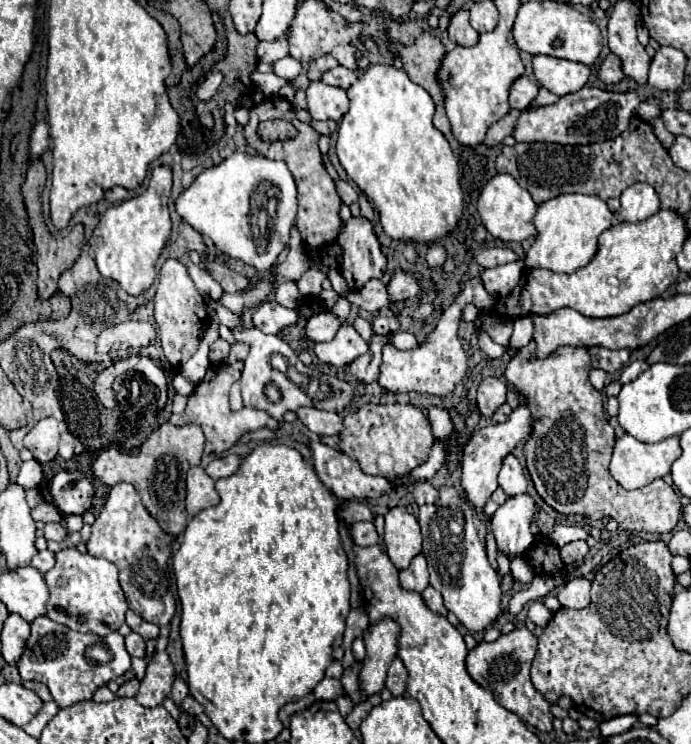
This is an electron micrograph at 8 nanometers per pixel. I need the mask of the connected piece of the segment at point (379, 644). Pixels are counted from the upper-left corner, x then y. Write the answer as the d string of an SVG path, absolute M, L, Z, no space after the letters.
M388 618L380 620L374 626L368 626L368 630L364 632L368 654L362 660L362 668L358 674L362 694L372 696L384 688L386 672L398 652L398 632L398 624Z

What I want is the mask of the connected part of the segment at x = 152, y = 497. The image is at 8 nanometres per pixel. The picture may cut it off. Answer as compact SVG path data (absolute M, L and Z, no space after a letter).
M164 422L156 432L148 436L148 440L140 446L136 456L120 452L116 446L100 452L92 462L94 478L104 482L106 486L114 486L118 482L130 482L142 496L144 508L158 520L160 528L170 536L180 536L188 524L188 514L184 506L186 498L186 482L176 480L176 460L186 460L190 466L198 466L204 450L204 434L196 424L174 426L172 422Z

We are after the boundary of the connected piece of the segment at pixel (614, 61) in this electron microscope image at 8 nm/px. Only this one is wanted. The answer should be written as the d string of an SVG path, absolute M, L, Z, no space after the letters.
M610 52L610 54L604 58L598 76L600 76L606 84L614 84L614 82L622 80L622 78L624 78L624 72L622 72L622 62L620 62L620 58Z

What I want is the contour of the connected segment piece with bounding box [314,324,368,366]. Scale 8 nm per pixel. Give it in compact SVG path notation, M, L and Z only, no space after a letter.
M348 324L340 328L334 340L330 342L320 342L314 346L316 356L332 366L348 366L354 362L358 356L368 352L368 344L362 340L362 336Z

